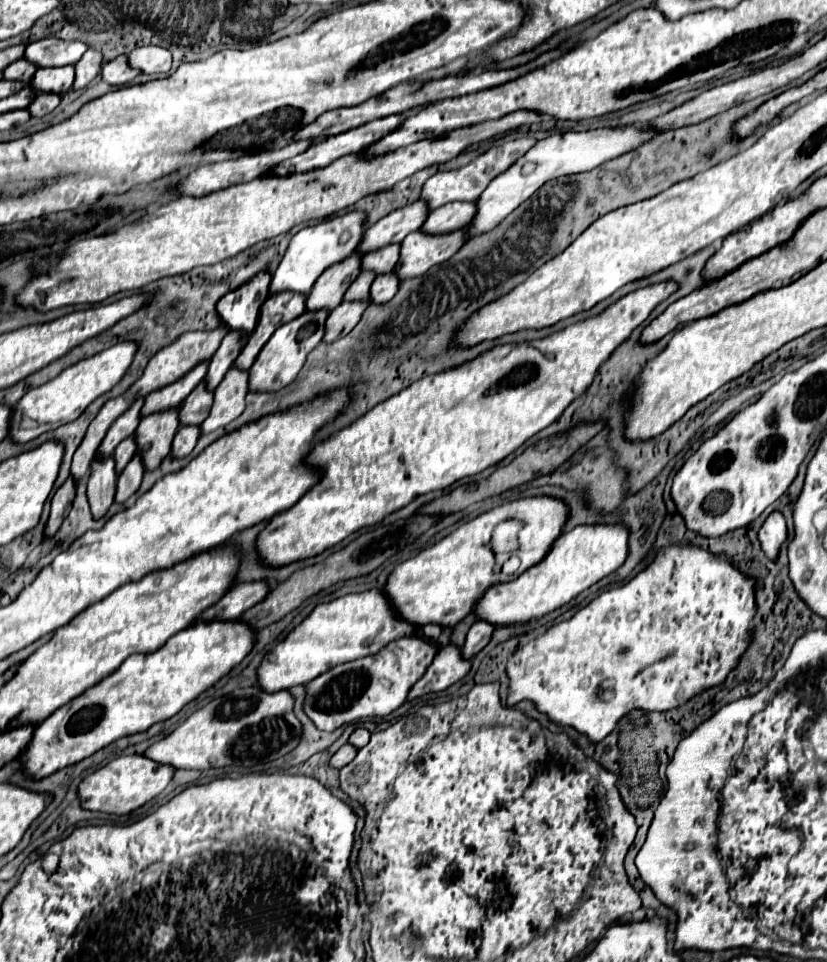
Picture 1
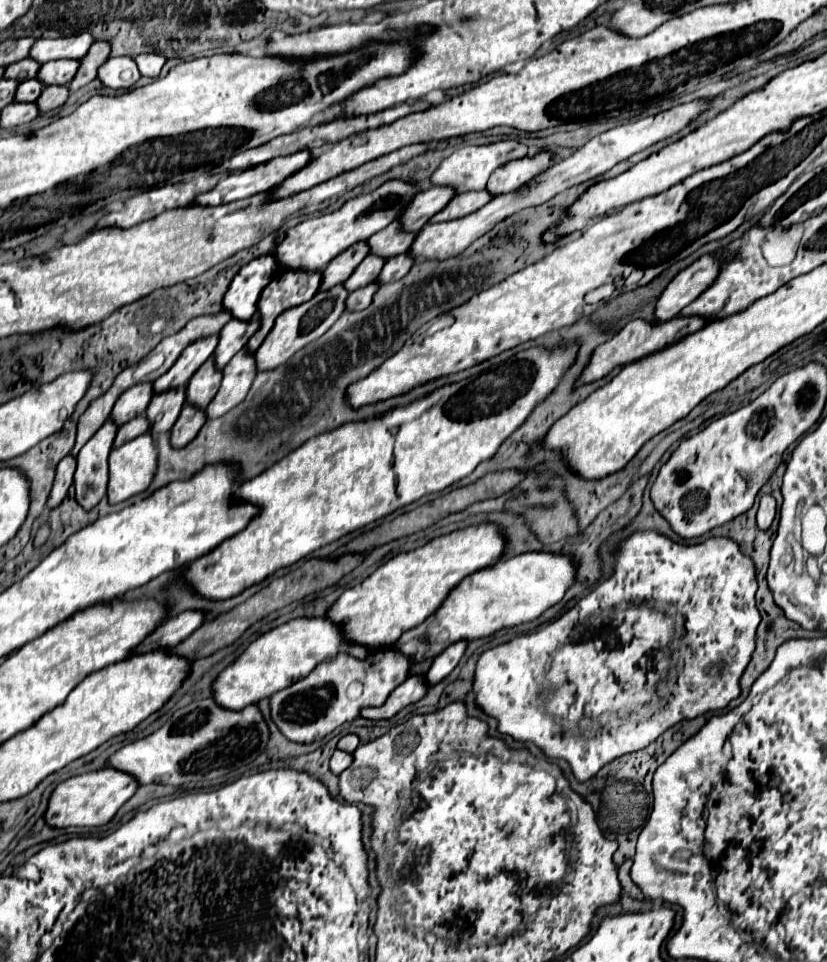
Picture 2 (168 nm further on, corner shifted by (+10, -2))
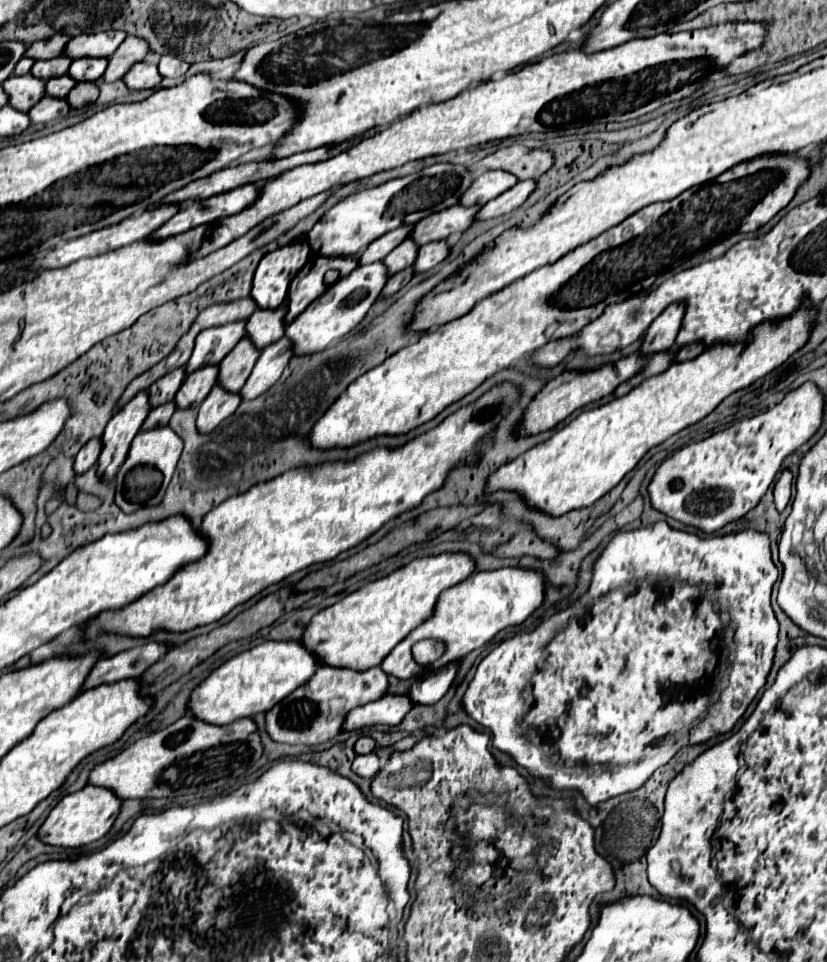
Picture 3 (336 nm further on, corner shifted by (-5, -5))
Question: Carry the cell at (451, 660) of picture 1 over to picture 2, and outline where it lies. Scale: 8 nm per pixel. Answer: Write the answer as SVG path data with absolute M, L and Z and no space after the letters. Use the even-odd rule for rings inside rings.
M422 675L408 677L402 685L398 685L388 695L384 705L380 705L380 707L366 707L364 711L360 711L360 717L364 717L364 719L390 719L400 709L404 709L406 705L420 701L426 691L428 691L428 685L424 683Z

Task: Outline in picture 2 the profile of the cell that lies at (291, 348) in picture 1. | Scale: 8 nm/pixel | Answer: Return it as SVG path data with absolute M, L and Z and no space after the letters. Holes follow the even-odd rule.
M338 283L336 287L332 287L328 291L318 291L310 301L306 301L298 307L286 309L276 319L272 331L268 333L268 337L264 339L260 349L254 353L256 363L258 363L258 371L276 369L280 363L286 363L296 351L306 347L310 341L316 341L318 337L322 337L338 321L338 317L346 311L346 297L348 297L348 291L346 291L344 283Z

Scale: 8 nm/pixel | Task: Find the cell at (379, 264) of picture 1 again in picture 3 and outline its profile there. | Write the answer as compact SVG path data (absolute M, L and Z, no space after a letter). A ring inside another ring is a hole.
M457 204L457 206L445 208L441 212L429 214L427 218L421 218L417 224L413 224L409 238L419 246L435 242L435 240L445 240L453 232L467 230L467 226L473 222L473 216L479 208L481 206L465 208L465 206Z

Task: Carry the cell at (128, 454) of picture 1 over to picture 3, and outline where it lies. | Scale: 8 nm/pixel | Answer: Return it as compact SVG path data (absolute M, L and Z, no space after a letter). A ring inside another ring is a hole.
M169 402L169 404L163 404L163 406L157 406L149 412L147 420L143 422L141 430L149 430L149 428L159 428L159 426L167 426L169 424L169 418L173 416L175 412L175 404Z

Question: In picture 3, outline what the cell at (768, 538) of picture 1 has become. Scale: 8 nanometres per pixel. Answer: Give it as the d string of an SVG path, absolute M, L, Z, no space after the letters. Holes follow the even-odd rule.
M785 470L781 474L781 478L775 484L773 494L775 494L775 506L777 506L777 510L783 512L787 508L787 504L789 504L789 498L791 498L791 472L789 470Z

